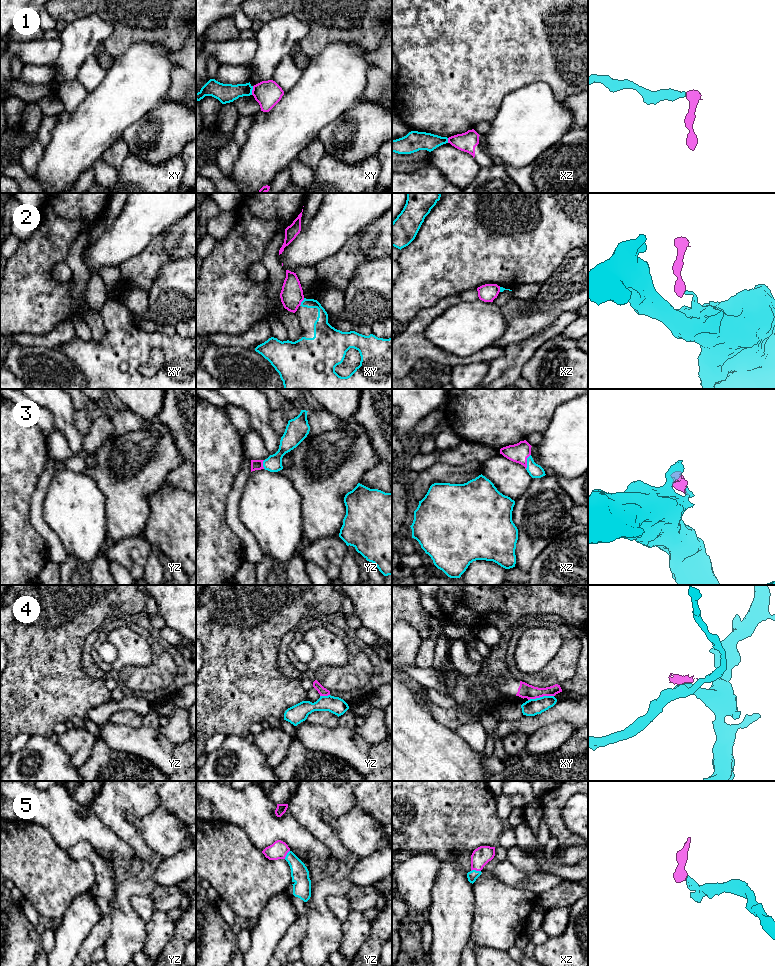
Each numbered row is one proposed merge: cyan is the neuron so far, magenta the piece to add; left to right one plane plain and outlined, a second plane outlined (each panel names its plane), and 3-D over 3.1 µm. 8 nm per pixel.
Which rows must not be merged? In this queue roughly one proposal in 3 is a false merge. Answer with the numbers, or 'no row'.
1, 2, 4

